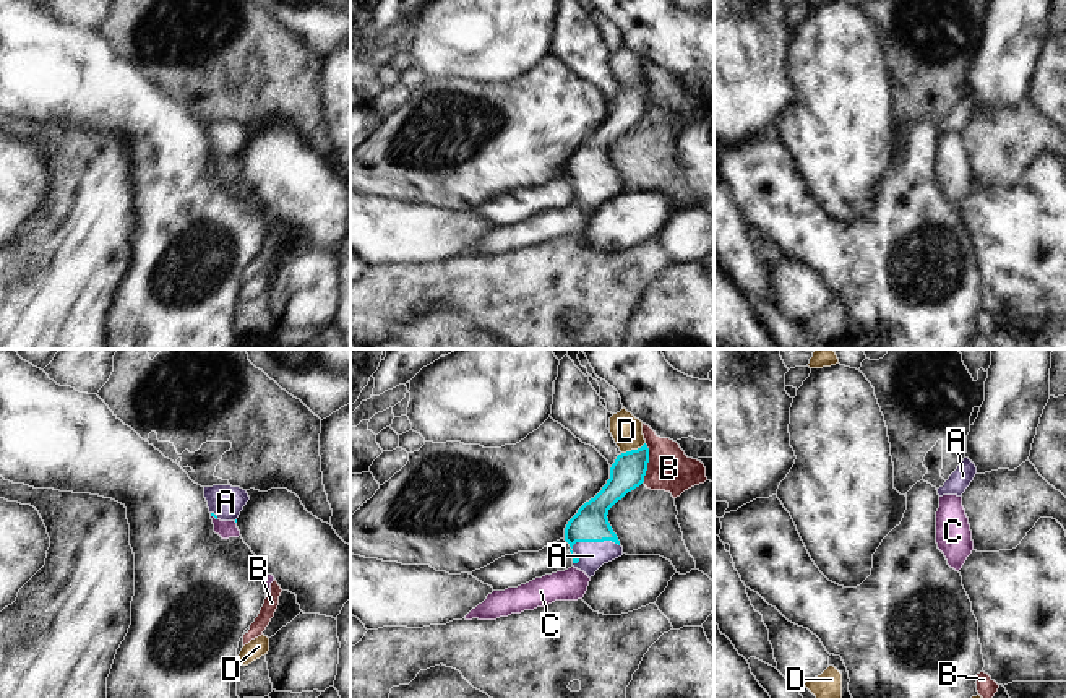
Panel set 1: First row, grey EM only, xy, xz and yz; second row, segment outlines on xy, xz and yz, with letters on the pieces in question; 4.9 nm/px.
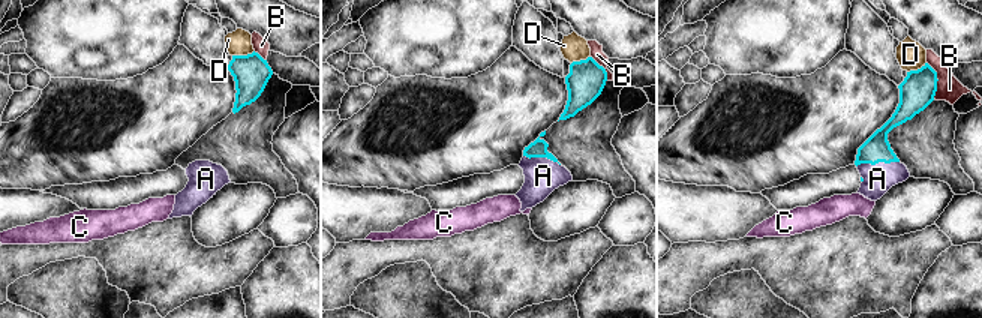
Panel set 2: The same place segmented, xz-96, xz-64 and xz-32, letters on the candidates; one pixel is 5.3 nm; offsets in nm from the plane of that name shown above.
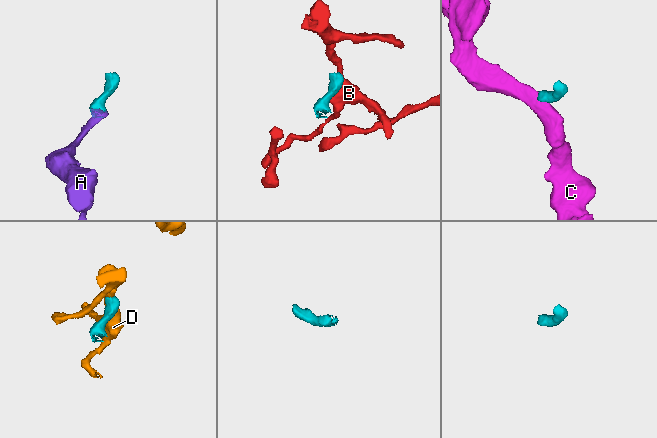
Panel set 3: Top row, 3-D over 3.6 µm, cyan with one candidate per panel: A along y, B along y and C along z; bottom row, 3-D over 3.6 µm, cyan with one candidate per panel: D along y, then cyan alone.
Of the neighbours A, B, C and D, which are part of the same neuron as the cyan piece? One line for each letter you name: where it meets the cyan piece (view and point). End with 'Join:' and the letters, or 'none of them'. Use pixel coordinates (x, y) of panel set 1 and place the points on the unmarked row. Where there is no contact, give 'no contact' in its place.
A: meets cyan in xz at (586, 177)
Join: A

